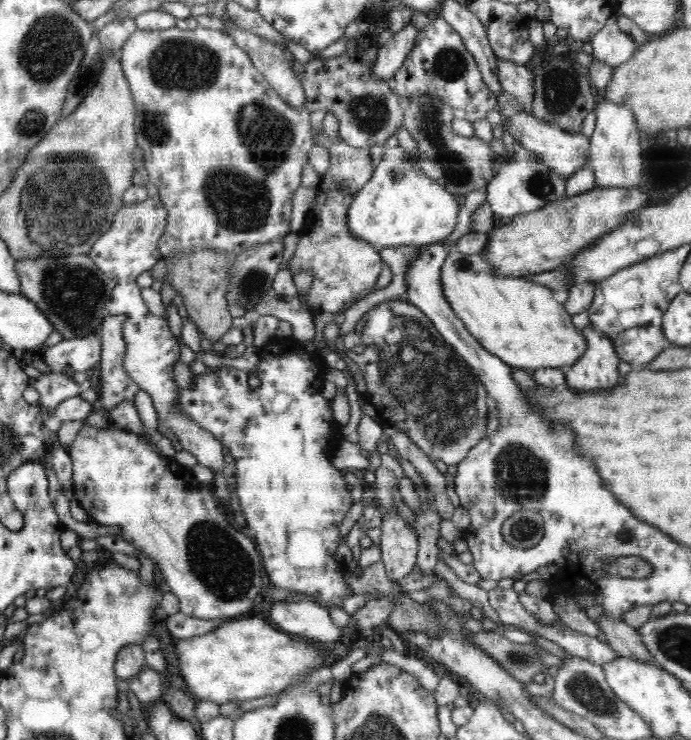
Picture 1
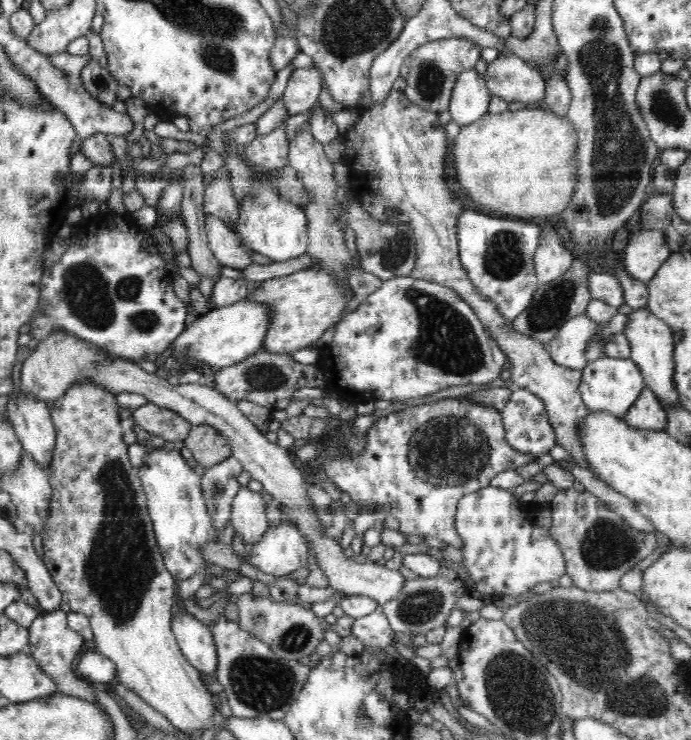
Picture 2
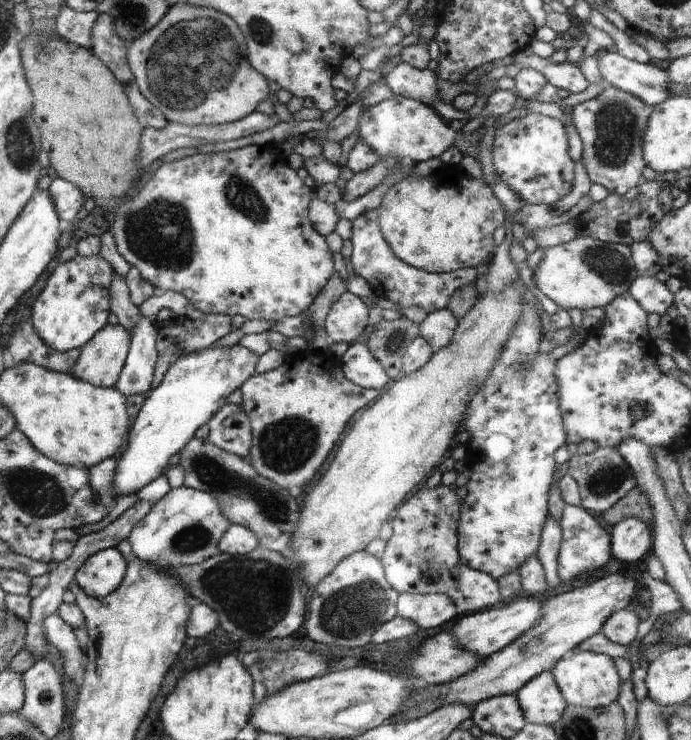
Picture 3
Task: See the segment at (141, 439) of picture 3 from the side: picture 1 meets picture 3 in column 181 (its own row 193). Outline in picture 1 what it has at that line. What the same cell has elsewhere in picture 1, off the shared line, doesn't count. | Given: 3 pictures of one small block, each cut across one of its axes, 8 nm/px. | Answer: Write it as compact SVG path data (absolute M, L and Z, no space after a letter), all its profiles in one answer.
M402 145L386 147L382 162L362 190L354 196L347 211L350 235L368 241L370 245L395 247L400 245L423 246L440 243L450 236L458 224L460 204L446 187L425 176L422 168L411 159L410 151Z

